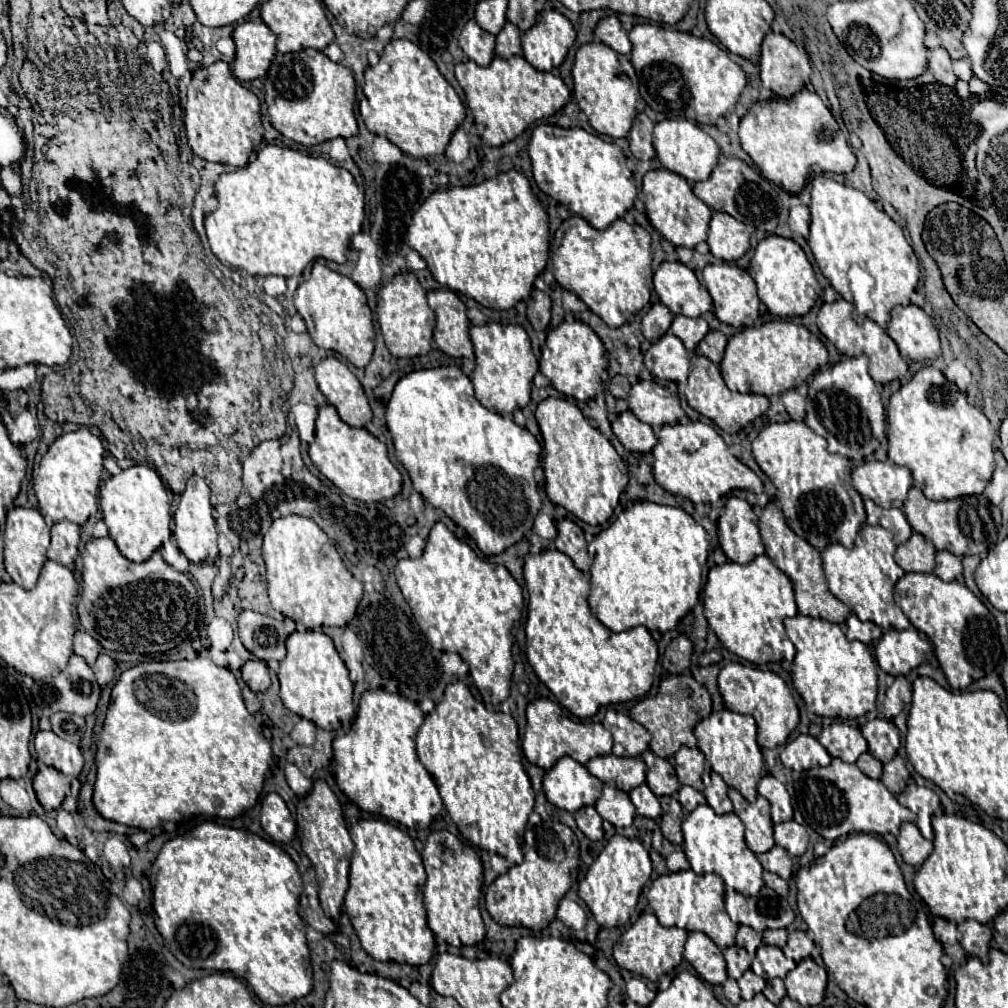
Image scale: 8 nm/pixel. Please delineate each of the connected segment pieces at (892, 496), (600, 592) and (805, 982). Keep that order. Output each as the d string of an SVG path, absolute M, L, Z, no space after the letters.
M869 461L853 469L851 483L863 499L871 499L883 507L901 507L913 485L907 467L883 461Z
M637 501L588 544L592 557L591 595L589 605L593 615L611 631L627 631L633 627L647 627L649 631L673 631L677 623L699 602L702 590L702 570L706 565L709 552L709 535L695 523L695 519L681 507L667 507Z
M811 957L799 961L797 967L785 977L787 995L803 1007L819 1005L825 997L825 985L827 971L821 965L813 963Z

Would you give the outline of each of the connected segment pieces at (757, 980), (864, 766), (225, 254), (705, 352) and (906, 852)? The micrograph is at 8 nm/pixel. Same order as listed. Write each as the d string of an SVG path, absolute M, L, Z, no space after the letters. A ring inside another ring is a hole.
M751 969L745 971L737 983L739 983L739 989L741 989L741 997L743 999L751 999L753 995L761 993L763 987L765 987L765 979L763 977L757 977Z
M863 753L863 755L855 761L855 765L857 765L865 775L869 775L871 779L879 779L879 777L881 777L883 765L881 765L875 757L871 757L869 753Z
M277 145L259 149L255 159L243 169L221 173L215 183L215 197L219 205L205 217L211 251L223 265L235 267L251 277L299 277L315 259L345 263L349 241L361 231L365 217L363 193L347 169L335 167L325 157L309 157L300 151Z
M711 331L699 343L697 355L703 355L703 357L711 359L713 363L719 363L721 357L723 357L723 353L725 353L725 345L727 345L727 337L721 331Z
M905 821L901 825L899 835L897 835L897 849L899 849L899 853L901 853L901 857L903 857L905 863L909 863L913 867L919 867L931 855L933 843L927 841L919 833L919 829L917 829L915 823Z

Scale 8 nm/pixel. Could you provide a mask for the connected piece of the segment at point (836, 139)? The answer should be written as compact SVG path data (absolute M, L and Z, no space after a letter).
M807 89L795 93L791 99L753 103L739 123L739 139L761 173L787 193L801 193L815 173L849 173L857 163L831 111L817 93Z

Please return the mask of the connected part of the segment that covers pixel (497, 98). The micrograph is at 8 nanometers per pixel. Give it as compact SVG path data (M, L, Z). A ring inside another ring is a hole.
M521 55L509 59L495 57L487 67L479 67L475 61L465 61L455 65L455 77L465 91L467 105L475 115L481 139L491 147L509 143L537 119L551 117L561 111L571 99L571 93L561 77L535 69Z

